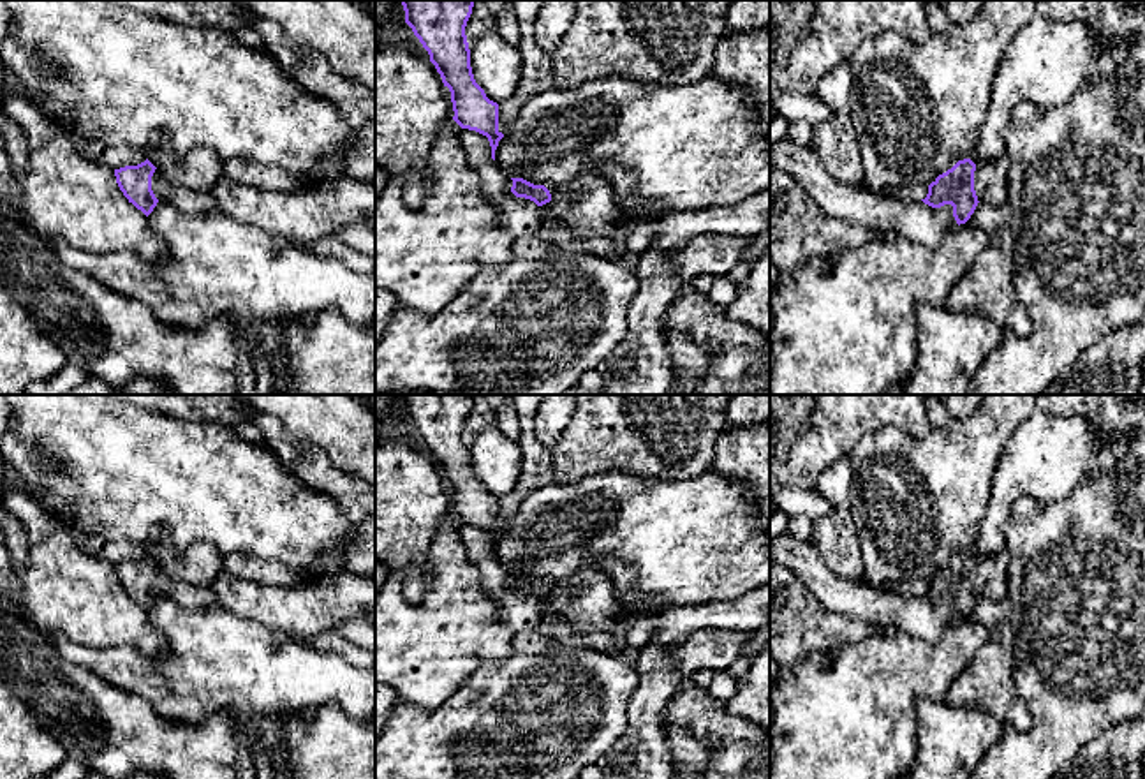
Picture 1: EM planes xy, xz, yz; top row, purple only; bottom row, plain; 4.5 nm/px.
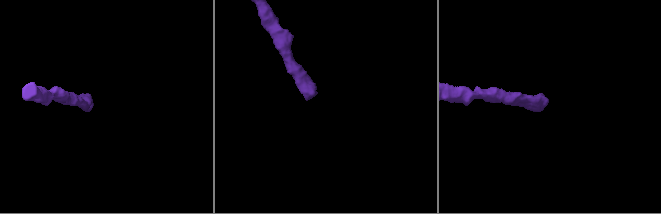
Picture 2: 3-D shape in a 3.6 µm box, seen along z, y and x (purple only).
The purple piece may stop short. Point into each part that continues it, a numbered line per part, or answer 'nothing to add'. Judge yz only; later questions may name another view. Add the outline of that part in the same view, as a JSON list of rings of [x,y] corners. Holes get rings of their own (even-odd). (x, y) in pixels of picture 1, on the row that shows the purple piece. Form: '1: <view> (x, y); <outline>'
1: yz (990, 180); [[[1008,159],[988,160],[976,166],[974,190],[978,201],[986,201],[995,206],[1006,206],[1008,203]]]

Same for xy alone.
1: xy (191, 201); [[[157,169],[151,176],[151,190],[159,201],[169,203],[185,213],[218,210],[217,201],[210,190],[199,192],[167,182]]]

